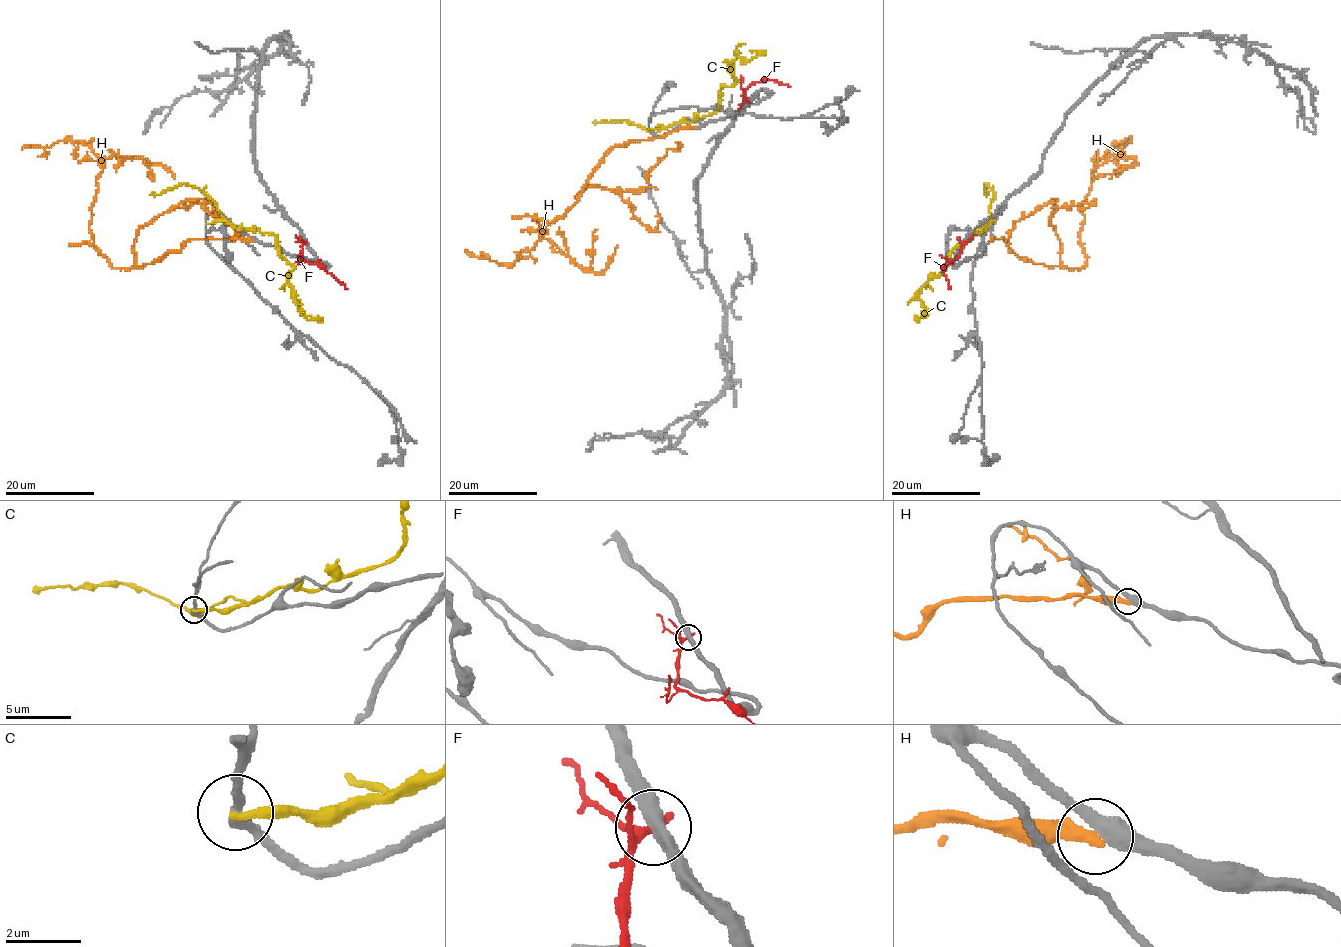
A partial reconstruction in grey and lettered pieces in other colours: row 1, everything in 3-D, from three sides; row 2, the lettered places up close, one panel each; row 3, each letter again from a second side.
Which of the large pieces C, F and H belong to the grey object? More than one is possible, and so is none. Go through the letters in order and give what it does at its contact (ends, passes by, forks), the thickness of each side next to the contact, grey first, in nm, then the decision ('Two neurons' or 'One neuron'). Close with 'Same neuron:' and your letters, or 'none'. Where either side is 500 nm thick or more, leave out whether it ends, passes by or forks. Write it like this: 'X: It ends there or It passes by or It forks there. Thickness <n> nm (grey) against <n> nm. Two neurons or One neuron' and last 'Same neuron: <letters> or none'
C: It ends there. Thickness 240 nm (grey) against 220 nm. Two neurons
F: It forks there. Thickness 400 nm (grey) against 140 nm. Two neurons
H: It ends there. Thickness 440 nm (grey) against 320 nm. Two neurons
Same neuron: none

